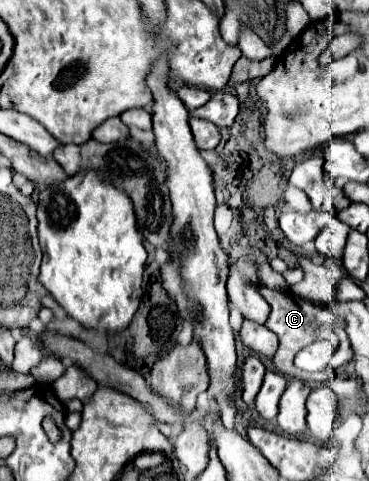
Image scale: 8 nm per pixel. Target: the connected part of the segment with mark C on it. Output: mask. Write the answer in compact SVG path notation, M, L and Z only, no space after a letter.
M260 285L258 291L260 291L260 295L268 301L268 305L272 307L272 313L270 313L270 325L268 325L268 327L270 327L270 331L274 331L274 333L278 335L278 339L280 339L278 351L276 351L276 355L274 355L274 359L272 359L274 365L276 365L276 369L278 369L278 373L282 373L282 375L286 375L286 377L292 377L292 379L298 377L298 379L302 379L302 381L306 383L312 383L312 381L324 381L324 375L308 373L308 371L296 369L296 367L294 367L294 357L296 357L296 353L298 353L302 347L306 347L306 345L312 343L312 341L330 341L330 343L336 343L336 347L342 345L344 341L348 341L348 345L350 345L350 340L345 332L345 323L343 319L335 316L326 306L314 305L312 301L294 295L290 289L286 289L286 291L276 291L276 289L268 289L266 285Z

